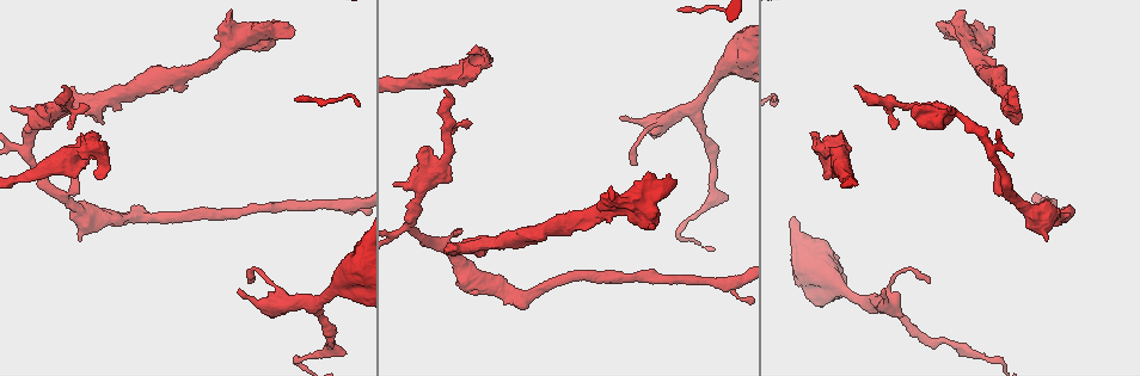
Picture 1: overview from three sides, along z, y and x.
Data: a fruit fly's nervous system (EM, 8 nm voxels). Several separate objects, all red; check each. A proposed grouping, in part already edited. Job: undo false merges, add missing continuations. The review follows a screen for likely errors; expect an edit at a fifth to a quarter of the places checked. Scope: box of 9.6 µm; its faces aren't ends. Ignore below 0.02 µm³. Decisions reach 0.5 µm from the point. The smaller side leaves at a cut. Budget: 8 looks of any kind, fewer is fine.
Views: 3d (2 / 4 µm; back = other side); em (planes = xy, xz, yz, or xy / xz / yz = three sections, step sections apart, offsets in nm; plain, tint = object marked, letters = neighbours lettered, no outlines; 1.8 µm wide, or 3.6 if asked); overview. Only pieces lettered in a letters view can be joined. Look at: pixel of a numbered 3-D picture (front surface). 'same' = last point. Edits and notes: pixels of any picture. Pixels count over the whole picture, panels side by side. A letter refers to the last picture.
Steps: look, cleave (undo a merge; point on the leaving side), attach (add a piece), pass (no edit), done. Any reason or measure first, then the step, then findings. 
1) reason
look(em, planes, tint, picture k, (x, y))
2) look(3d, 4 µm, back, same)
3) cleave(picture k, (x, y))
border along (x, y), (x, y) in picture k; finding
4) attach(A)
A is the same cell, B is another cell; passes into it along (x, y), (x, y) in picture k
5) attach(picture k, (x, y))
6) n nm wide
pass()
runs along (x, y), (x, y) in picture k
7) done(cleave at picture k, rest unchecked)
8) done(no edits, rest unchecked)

an open end
look(em, xz, step 8, tint, picture 1, (1018, 93))

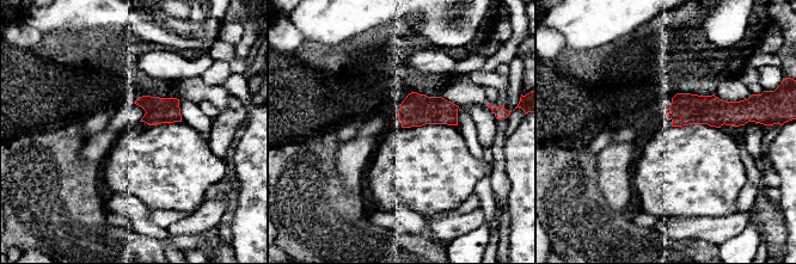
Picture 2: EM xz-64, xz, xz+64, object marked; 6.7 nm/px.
look(em, planes, letters, same)

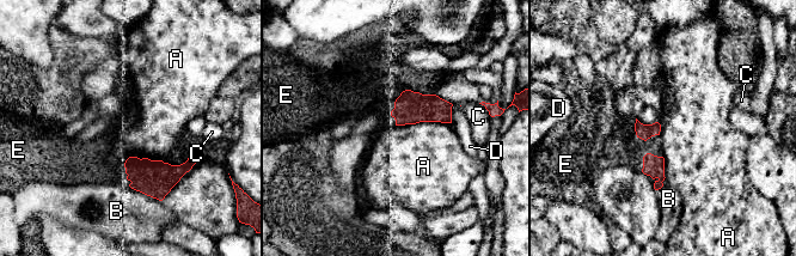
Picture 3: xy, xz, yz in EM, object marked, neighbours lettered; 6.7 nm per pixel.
attach(E)
E is the same cell, A, B, C and D are other cells; passes into it along (410, 108), (406, 90), (381, 62) in picture 3; the neuron continues

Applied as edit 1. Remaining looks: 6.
free end
look(em, planes, letters, picture 1, (994, 172))

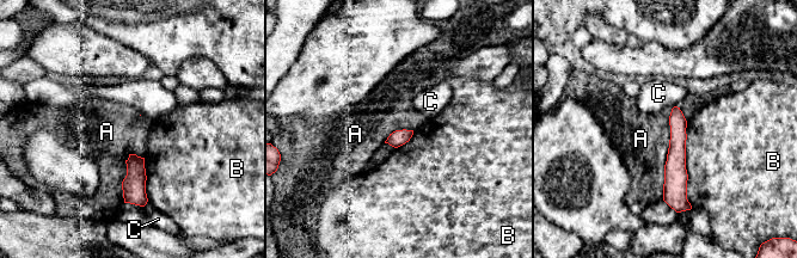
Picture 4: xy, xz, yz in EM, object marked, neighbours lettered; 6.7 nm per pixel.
pass()
A, B and C are other cells; border along (672, 109), (662, 198) in picture 4; no lettered piece goes on from it

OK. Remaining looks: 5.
stops while still wide
look(3d, 2 µm, picture 1, (285, 23))

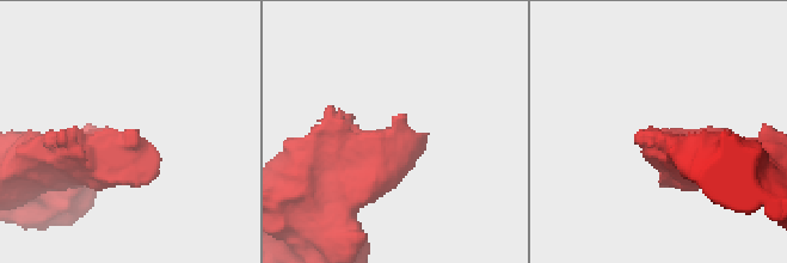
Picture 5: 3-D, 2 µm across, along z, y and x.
look(em, yz, step 16, tint, picture 5, (135, 141))

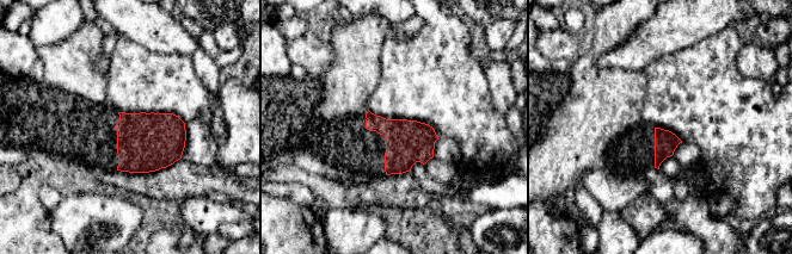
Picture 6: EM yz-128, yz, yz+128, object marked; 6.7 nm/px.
look(em, planes, letters, same)

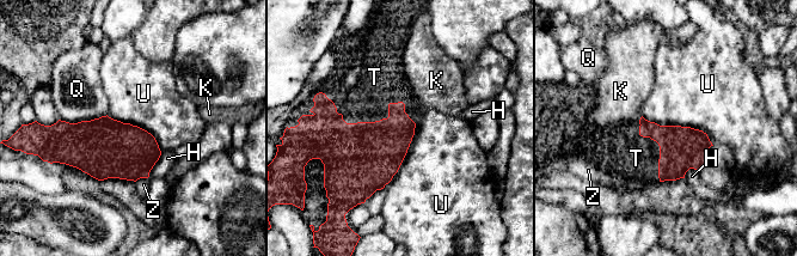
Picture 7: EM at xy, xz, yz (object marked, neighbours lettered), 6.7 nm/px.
attach(T)
T is the same cell, H, K, Q, U and Z are other cells; passes into it along (365, 156), (376, 121), (362, 91) in picture 7; it goes on there

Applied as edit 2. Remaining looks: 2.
done(attach at picture 3, attach at picture 7, rest unchecked)

